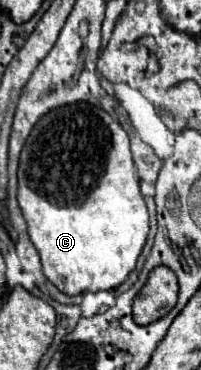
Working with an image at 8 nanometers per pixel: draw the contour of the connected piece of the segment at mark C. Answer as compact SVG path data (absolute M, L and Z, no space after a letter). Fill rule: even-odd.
M90 104L64 106L34 126L20 154L18 204L28 222L30 240L42 258L44 276L68 296L118 288L136 268L150 230L128 134L106 110Z

